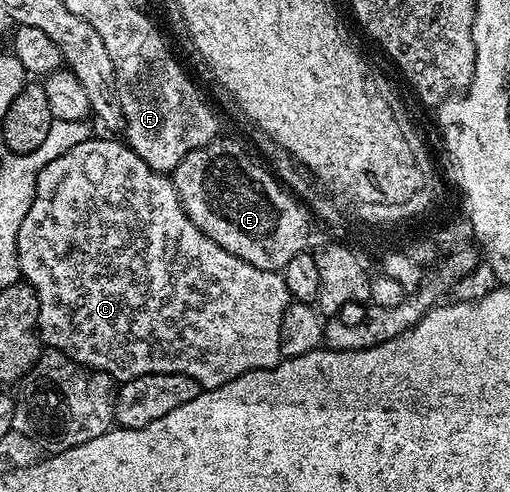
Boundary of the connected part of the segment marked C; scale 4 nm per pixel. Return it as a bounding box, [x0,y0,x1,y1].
[16,140,290,389]

